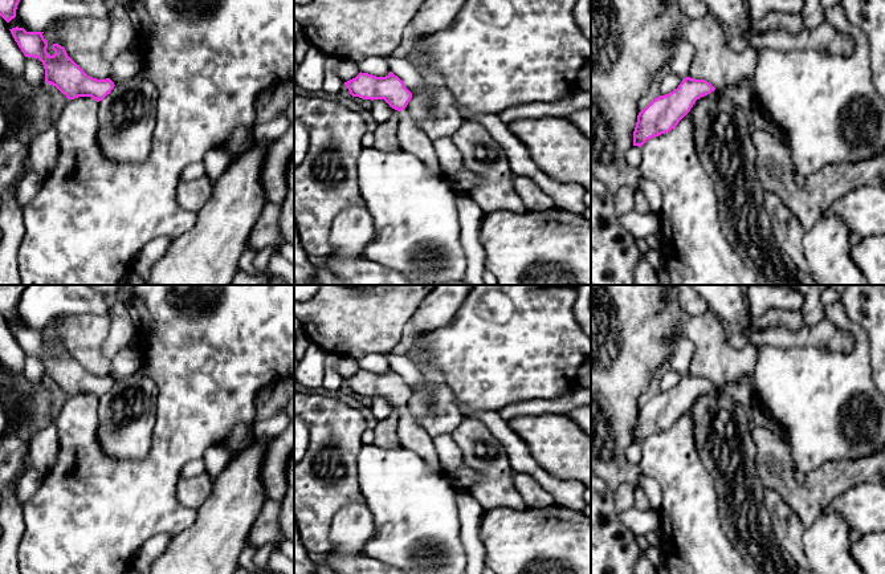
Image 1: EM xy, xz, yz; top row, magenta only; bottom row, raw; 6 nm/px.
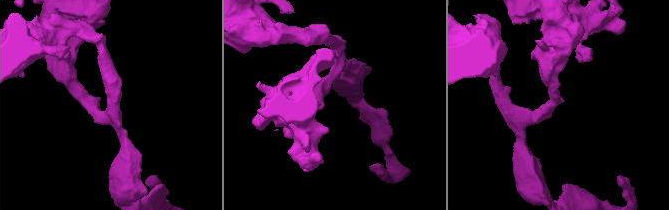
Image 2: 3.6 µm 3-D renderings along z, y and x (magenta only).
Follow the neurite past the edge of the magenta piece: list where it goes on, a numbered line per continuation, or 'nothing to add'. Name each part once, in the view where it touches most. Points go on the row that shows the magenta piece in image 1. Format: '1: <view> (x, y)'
1: xz (412, 139)

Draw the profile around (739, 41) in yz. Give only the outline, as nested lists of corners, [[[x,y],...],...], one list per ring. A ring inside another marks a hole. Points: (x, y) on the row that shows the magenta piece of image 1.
[[[751,28],[747,32],[729,32],[730,41],[727,46],[735,52],[742,53],[750,48],[750,38],[753,36],[764,34],[767,32],[753,30]]]

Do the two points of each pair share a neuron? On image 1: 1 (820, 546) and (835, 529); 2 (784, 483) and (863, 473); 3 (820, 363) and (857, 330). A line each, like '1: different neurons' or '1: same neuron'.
1: same neuron
2: same neuron
3: same neuron

